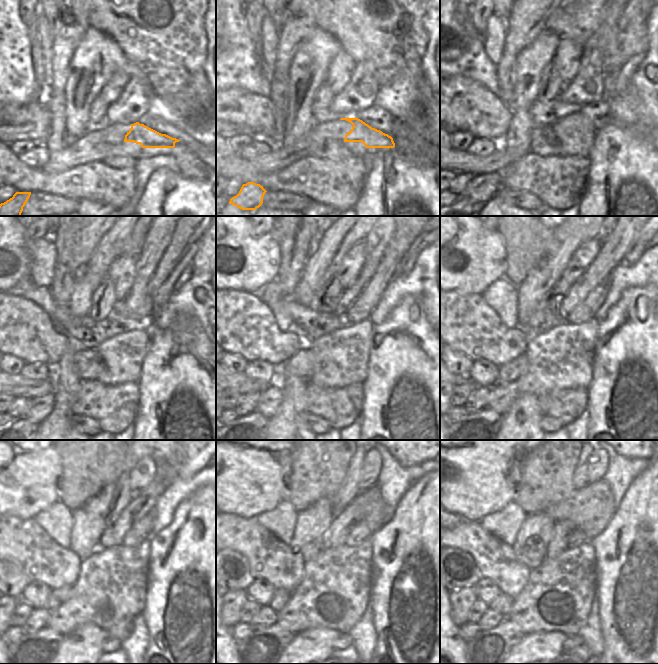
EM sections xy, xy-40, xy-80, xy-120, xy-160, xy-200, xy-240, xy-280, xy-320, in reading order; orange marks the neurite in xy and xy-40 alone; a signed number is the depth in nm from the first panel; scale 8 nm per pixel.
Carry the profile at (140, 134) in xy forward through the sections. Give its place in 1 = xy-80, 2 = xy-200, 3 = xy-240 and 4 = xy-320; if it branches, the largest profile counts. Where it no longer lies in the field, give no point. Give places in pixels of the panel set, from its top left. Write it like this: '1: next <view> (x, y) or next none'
1: next xy-80 (581, 130)
2: next xy-200 (544, 351)
3: next xy-240 (88, 603)
4: next xy-320 (546, 603)

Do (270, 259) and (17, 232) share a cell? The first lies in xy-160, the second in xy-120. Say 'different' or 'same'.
same

